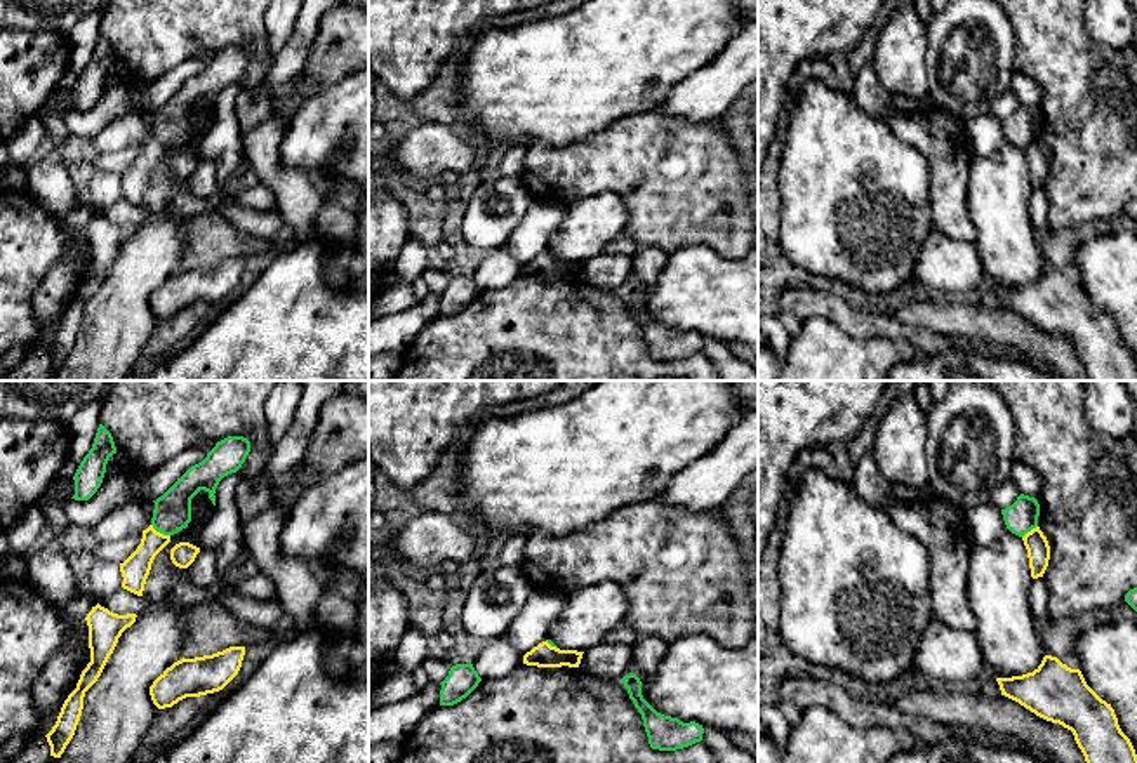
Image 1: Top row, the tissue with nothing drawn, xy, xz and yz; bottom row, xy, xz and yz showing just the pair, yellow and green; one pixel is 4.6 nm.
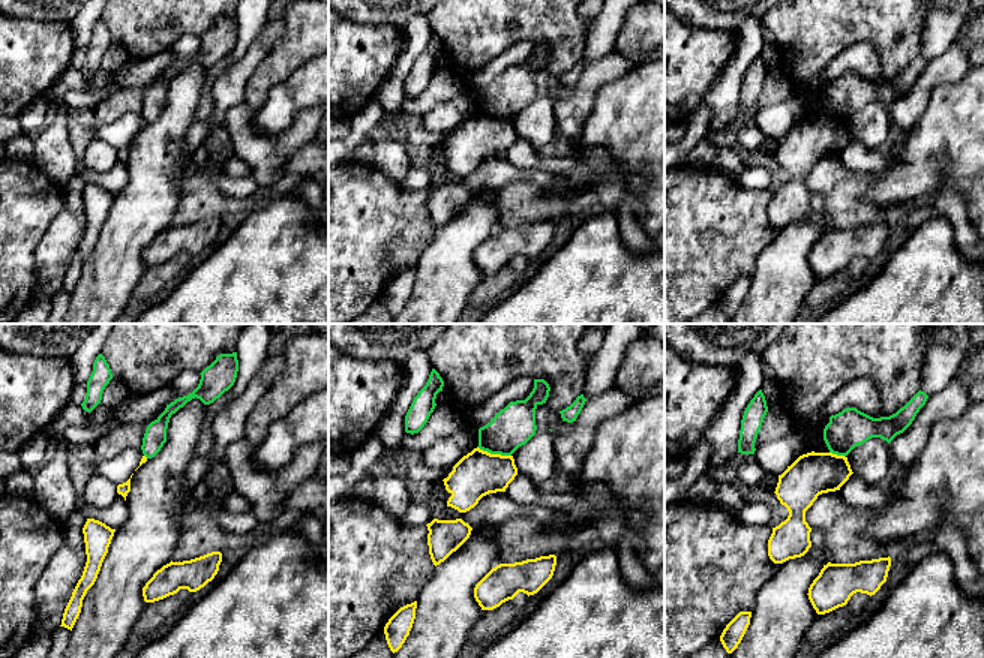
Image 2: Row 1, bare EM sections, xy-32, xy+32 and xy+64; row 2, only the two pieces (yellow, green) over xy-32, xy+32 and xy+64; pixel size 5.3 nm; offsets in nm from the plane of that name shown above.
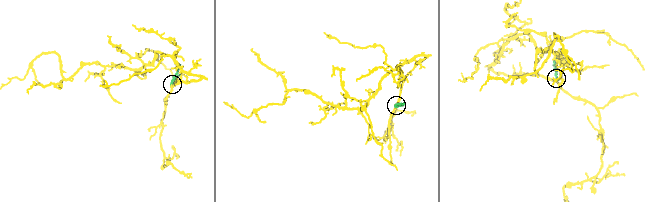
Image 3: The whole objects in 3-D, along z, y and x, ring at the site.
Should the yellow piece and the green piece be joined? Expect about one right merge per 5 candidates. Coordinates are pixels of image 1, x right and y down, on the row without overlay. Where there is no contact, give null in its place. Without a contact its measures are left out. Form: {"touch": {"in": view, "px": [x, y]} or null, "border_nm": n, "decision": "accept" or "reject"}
{"touch": {"in": "xy", "px": [159, 143]}, "border_nm": 110, "decision": "reject"}

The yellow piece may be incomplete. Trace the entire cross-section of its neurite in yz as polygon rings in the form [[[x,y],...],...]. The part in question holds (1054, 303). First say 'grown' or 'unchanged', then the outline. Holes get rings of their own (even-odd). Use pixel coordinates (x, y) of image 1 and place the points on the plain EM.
unchanged; [[[1045,266],[1027,285],[996,289],[1001,306],[1071,341],[1088,381],[1137,381],[1137,365],[1111,315],[1057,268]]]

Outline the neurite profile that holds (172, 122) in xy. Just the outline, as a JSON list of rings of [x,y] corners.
[[[228,47],[216,54],[207,68],[191,76],[177,92],[155,113],[151,136],[163,146],[174,146],[191,132],[191,109],[205,101],[216,116],[219,92],[236,83],[250,63],[250,52],[243,47]]]

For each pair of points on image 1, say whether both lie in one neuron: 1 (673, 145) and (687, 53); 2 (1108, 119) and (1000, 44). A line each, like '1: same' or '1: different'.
1: different
2: different

